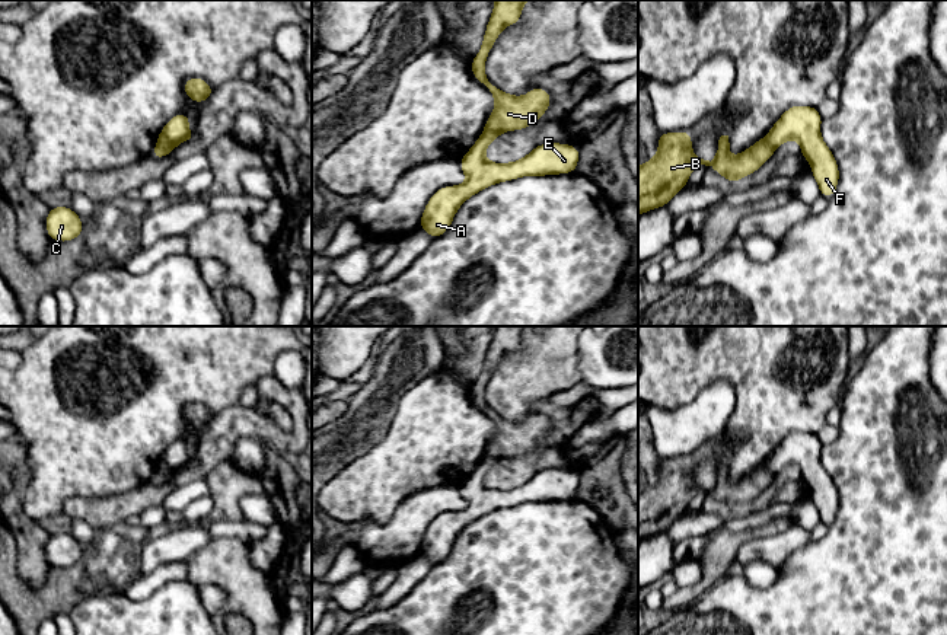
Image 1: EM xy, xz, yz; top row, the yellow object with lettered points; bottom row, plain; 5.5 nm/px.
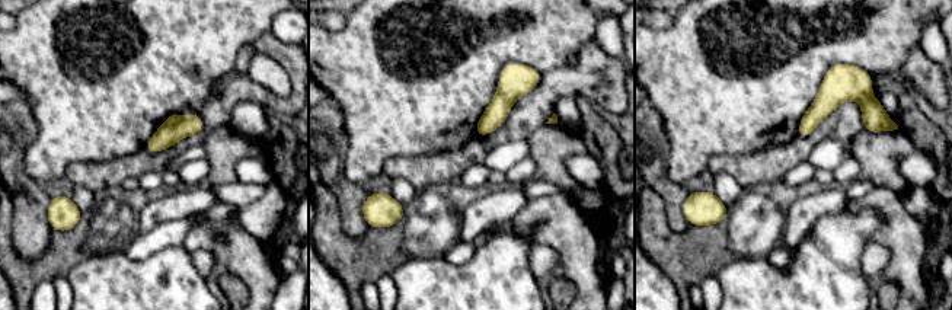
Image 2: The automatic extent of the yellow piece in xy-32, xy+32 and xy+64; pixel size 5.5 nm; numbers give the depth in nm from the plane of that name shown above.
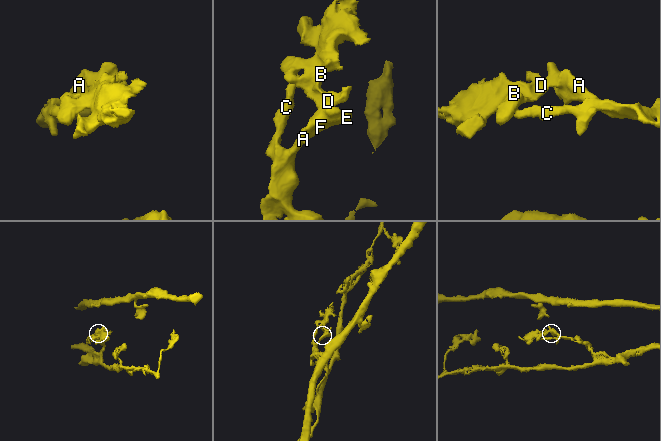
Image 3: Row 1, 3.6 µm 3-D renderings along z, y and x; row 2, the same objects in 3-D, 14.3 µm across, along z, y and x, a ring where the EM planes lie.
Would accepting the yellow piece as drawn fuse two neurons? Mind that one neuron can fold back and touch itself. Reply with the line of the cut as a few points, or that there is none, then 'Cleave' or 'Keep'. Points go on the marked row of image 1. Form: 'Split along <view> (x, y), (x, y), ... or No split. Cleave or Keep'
Split along xy (188, 133), (175, 143), (158, 144). Cleave

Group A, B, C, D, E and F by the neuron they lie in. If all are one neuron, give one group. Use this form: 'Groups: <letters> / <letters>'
Groups: A C E F / B D

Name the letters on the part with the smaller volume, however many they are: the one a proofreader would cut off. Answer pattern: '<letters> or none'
B, D

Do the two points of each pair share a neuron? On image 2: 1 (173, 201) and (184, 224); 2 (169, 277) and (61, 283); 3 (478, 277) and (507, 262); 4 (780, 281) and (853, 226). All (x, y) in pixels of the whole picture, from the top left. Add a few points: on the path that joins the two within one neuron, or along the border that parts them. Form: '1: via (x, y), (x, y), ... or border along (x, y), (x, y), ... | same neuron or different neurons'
1: border along (198, 213), (189, 217), (160, 221), (149, 232) | different neurons
2: border along (63, 275), (74, 294) | different neurons
3: via (485, 277), (492, 277), (500, 269) | same neuron
4: via (798, 281), (836, 243) | same neuron

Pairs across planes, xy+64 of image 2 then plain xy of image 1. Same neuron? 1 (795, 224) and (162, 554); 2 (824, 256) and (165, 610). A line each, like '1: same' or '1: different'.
1: same
2: same

